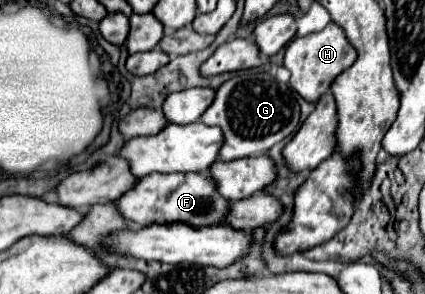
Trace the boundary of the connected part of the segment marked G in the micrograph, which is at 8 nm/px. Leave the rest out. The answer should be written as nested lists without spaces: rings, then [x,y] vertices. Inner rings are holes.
[[[246,71],[238,73],[216,89],[212,105],[202,113],[204,125],[218,125],[224,133],[224,145],[218,153],[220,161],[232,161],[250,155],[264,155],[272,145],[286,139],[300,121],[300,107],[296,93],[280,83],[270,73]]]

